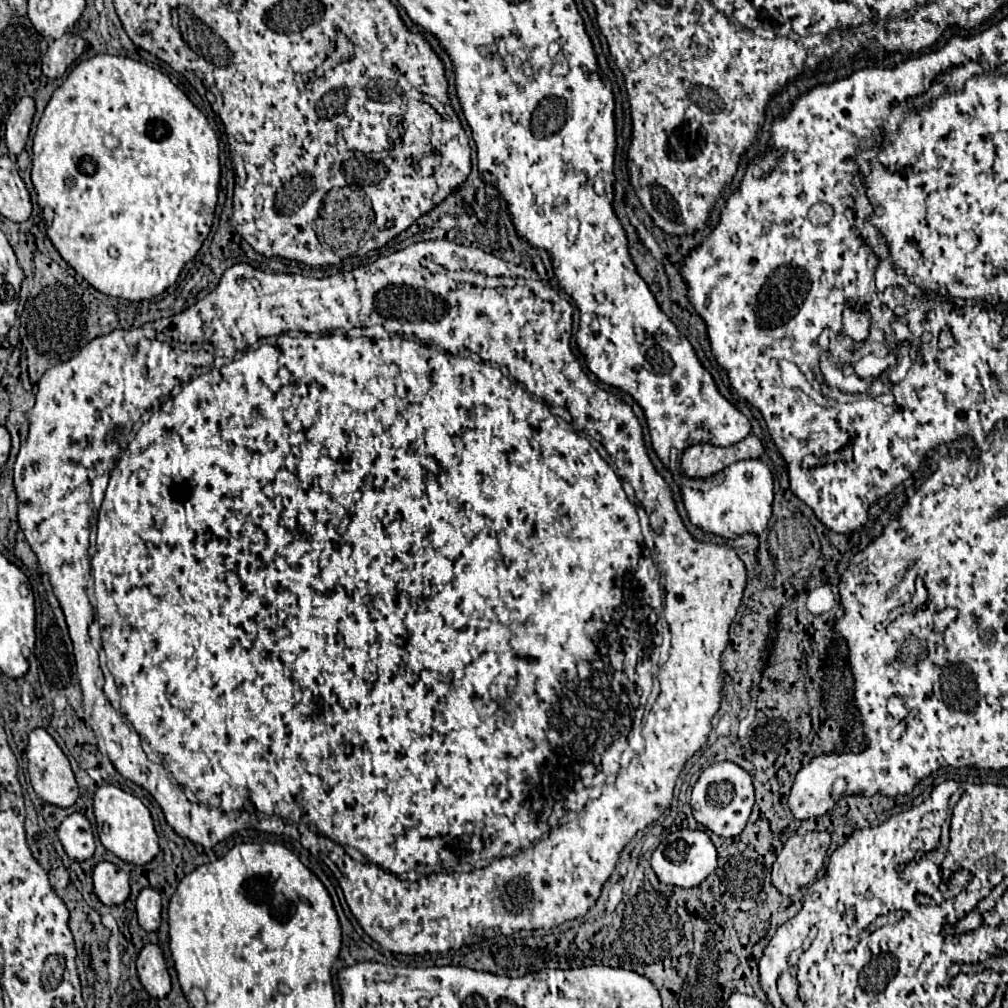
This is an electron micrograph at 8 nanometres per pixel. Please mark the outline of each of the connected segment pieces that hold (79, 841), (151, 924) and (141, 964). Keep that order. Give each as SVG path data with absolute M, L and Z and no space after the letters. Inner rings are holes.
M72 813L62 821L58 827L58 839L70 859L86 861L94 855L94 835L90 821L80 813Z
M142 889L136 901L136 913L138 913L138 923L146 931L158 931L160 921L162 921L162 901L160 893L156 889Z
M146 945L138 955L138 977L152 997L166 997L170 993L170 973L158 945Z

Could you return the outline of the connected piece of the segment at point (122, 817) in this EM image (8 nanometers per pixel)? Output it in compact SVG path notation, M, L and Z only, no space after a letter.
M104 785L94 795L94 815L96 815L96 829L102 845L120 857L124 863L132 865L146 865L158 853L158 835L154 831L154 823L146 805L122 789L114 785Z

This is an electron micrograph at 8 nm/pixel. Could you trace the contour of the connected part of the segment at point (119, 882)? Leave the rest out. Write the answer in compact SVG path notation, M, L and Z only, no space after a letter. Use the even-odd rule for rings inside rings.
M108 861L96 865L92 879L98 899L108 907L122 905L130 895L130 877Z

